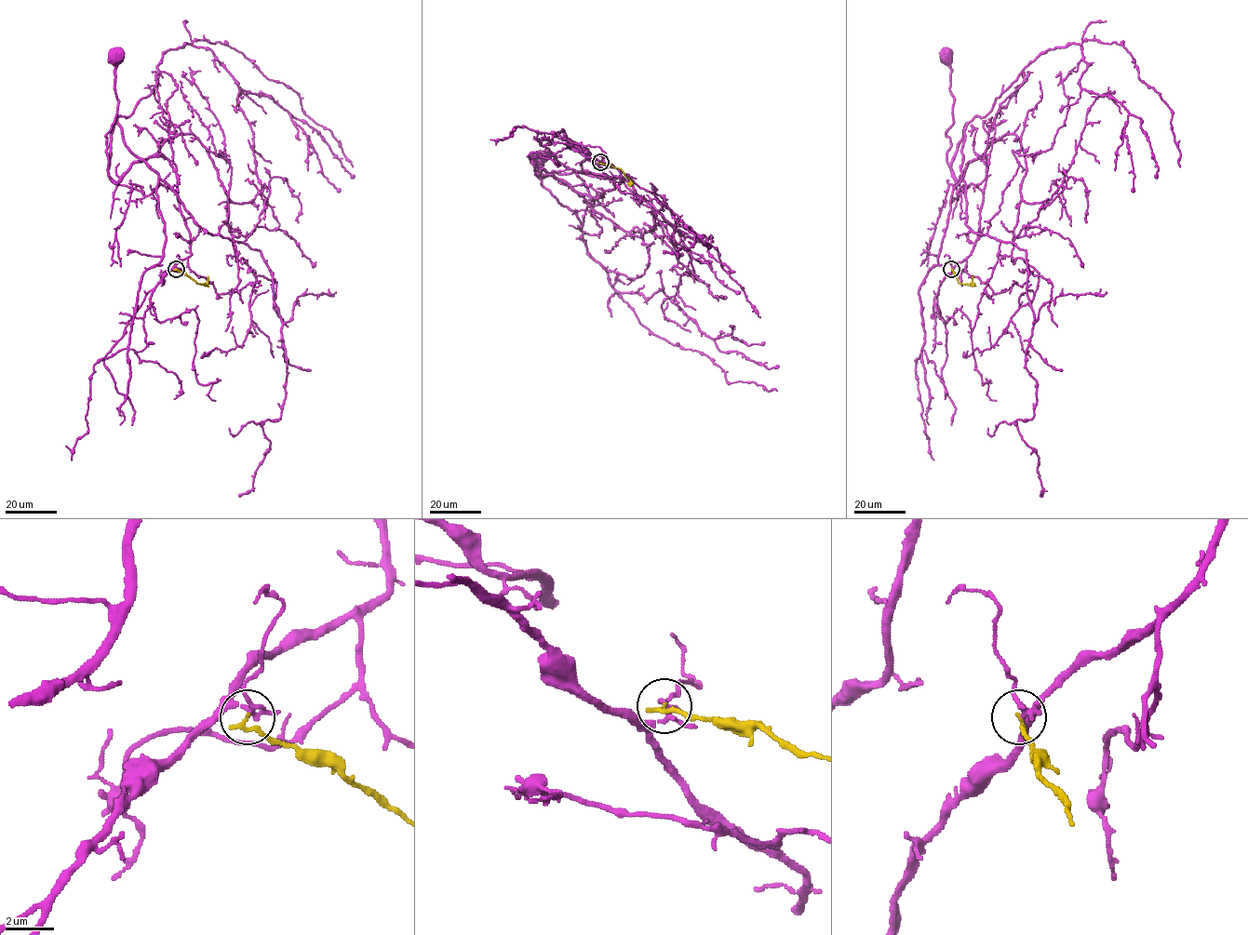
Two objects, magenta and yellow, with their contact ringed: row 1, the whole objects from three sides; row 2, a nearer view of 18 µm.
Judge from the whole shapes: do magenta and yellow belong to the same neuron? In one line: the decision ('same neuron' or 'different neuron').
different neuron

